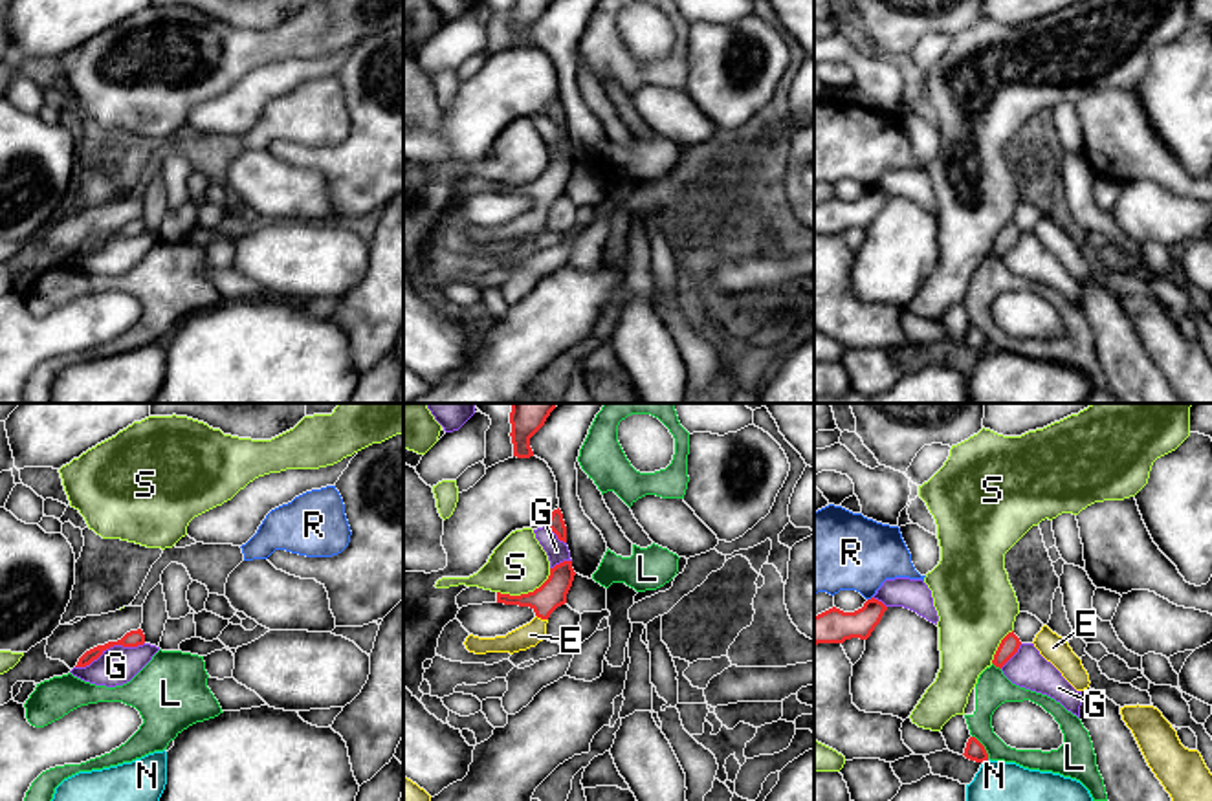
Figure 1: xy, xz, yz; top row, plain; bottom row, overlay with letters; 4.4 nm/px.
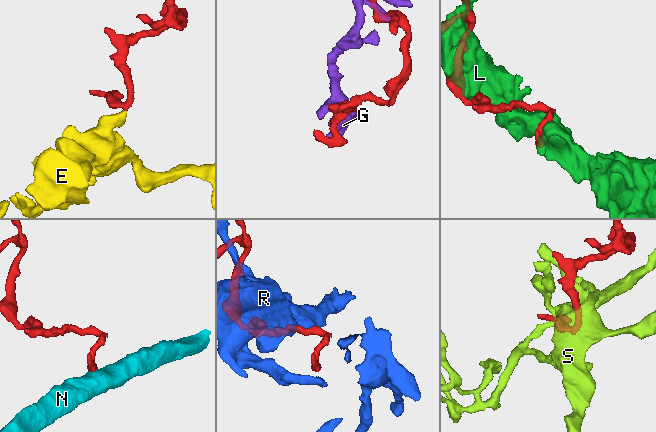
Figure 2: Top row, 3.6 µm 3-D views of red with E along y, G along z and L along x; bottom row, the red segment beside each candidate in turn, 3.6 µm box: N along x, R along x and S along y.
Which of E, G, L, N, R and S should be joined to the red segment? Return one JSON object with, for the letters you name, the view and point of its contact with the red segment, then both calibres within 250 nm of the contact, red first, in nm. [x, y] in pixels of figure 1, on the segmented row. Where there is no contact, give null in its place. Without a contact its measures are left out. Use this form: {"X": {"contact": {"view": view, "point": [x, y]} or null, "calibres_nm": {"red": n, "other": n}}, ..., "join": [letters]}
{"E": {"contact": {"view": "xz", "point": [541, 618]}, "calibres_nm": {"red": 120, "other": 100}}, "join": ["E"]}

